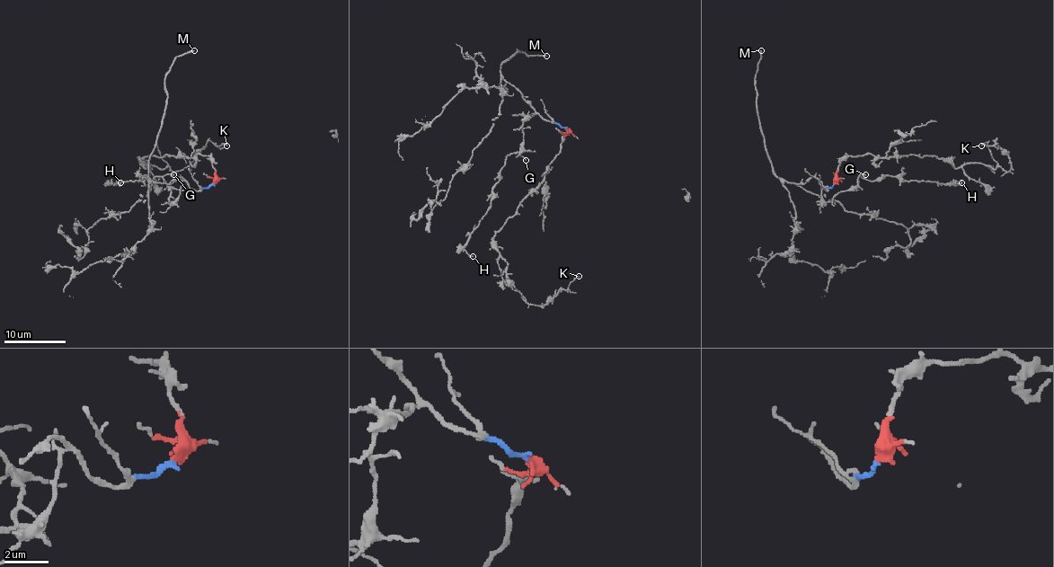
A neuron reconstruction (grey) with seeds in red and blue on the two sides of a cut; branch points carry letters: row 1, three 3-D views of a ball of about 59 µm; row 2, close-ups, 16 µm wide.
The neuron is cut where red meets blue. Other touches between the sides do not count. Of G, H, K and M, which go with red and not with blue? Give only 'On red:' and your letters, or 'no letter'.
On red: K

